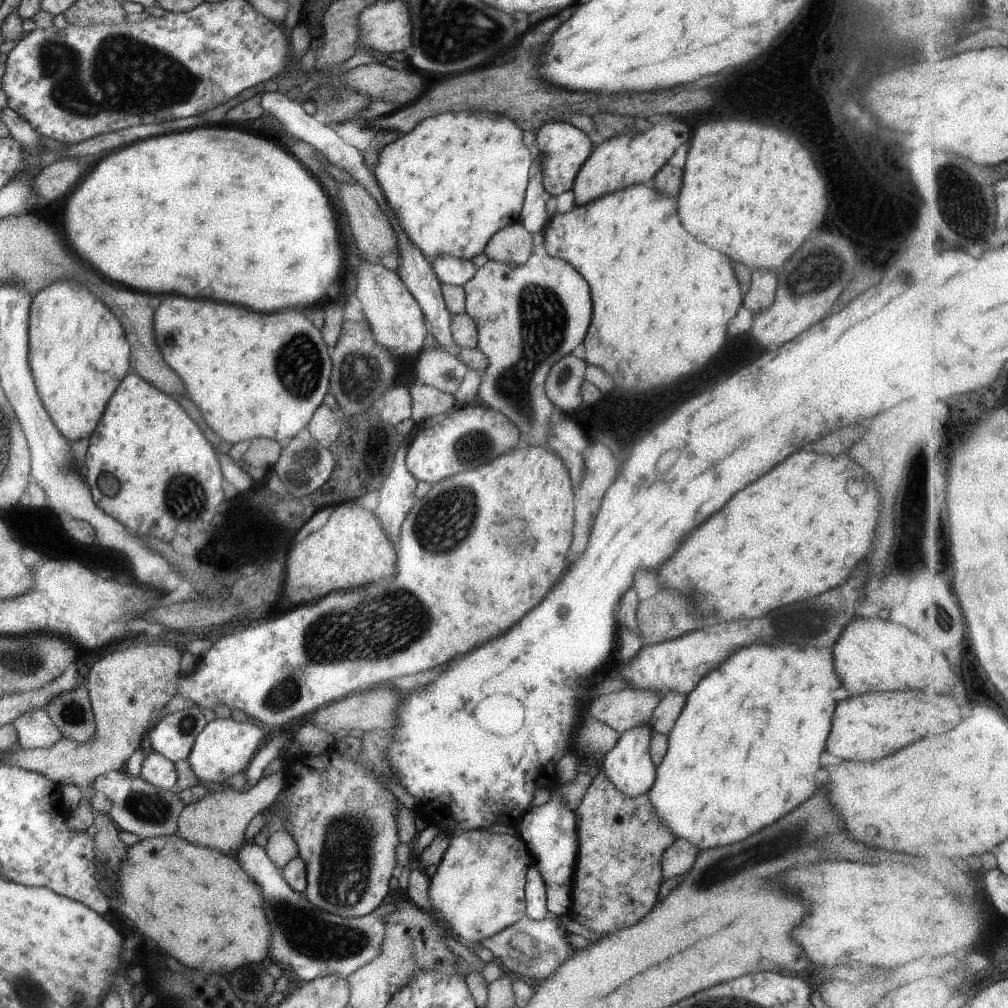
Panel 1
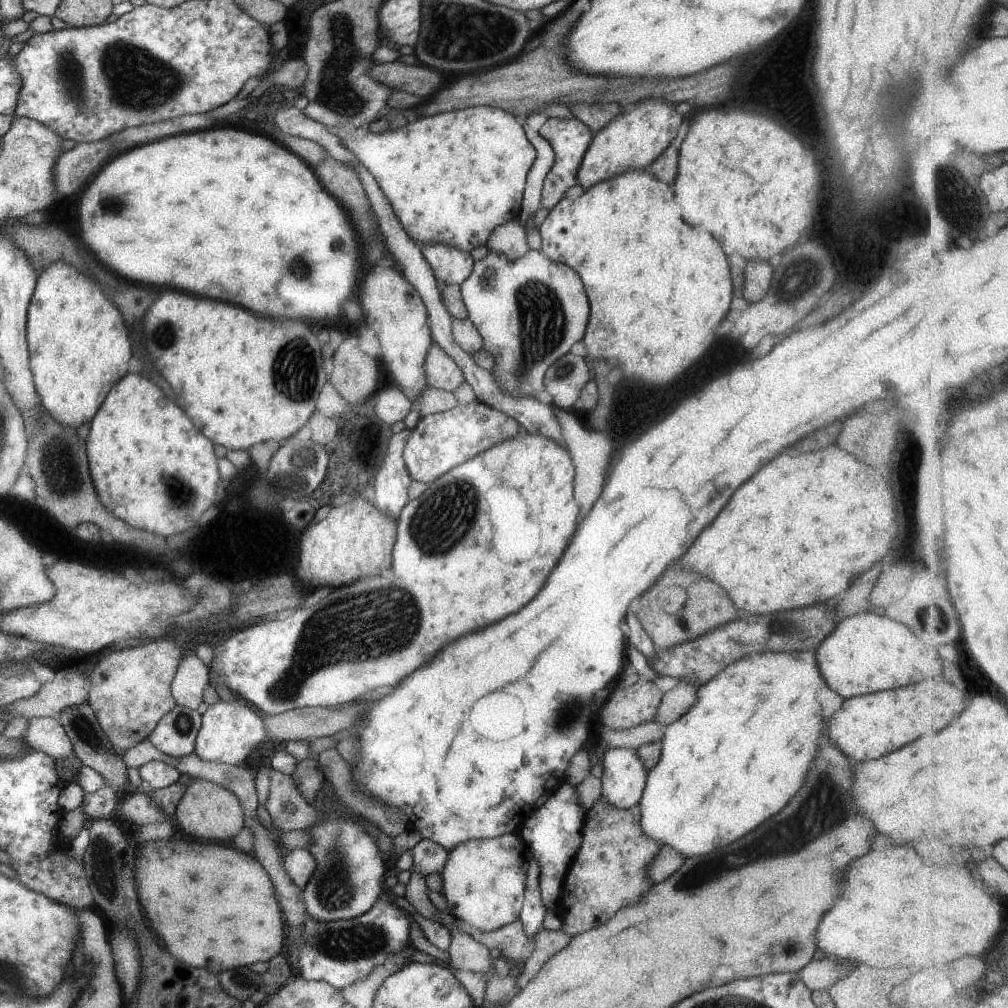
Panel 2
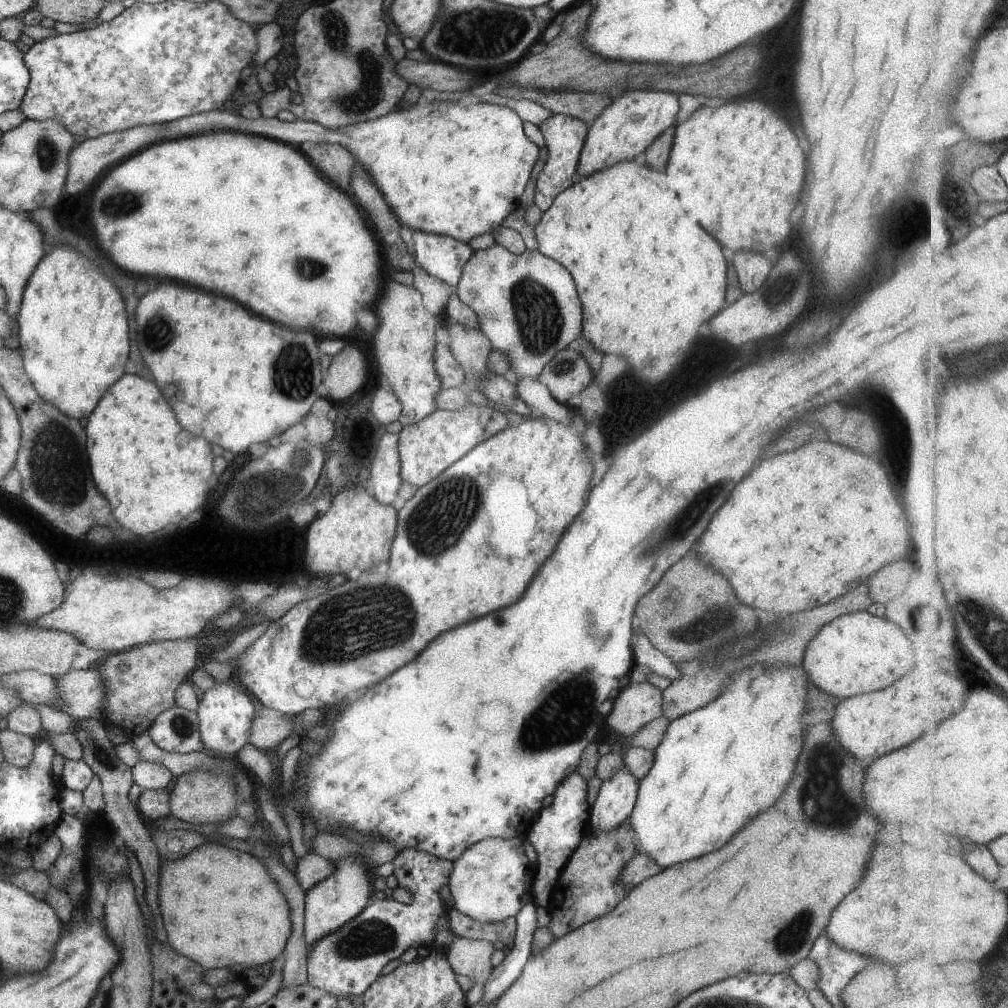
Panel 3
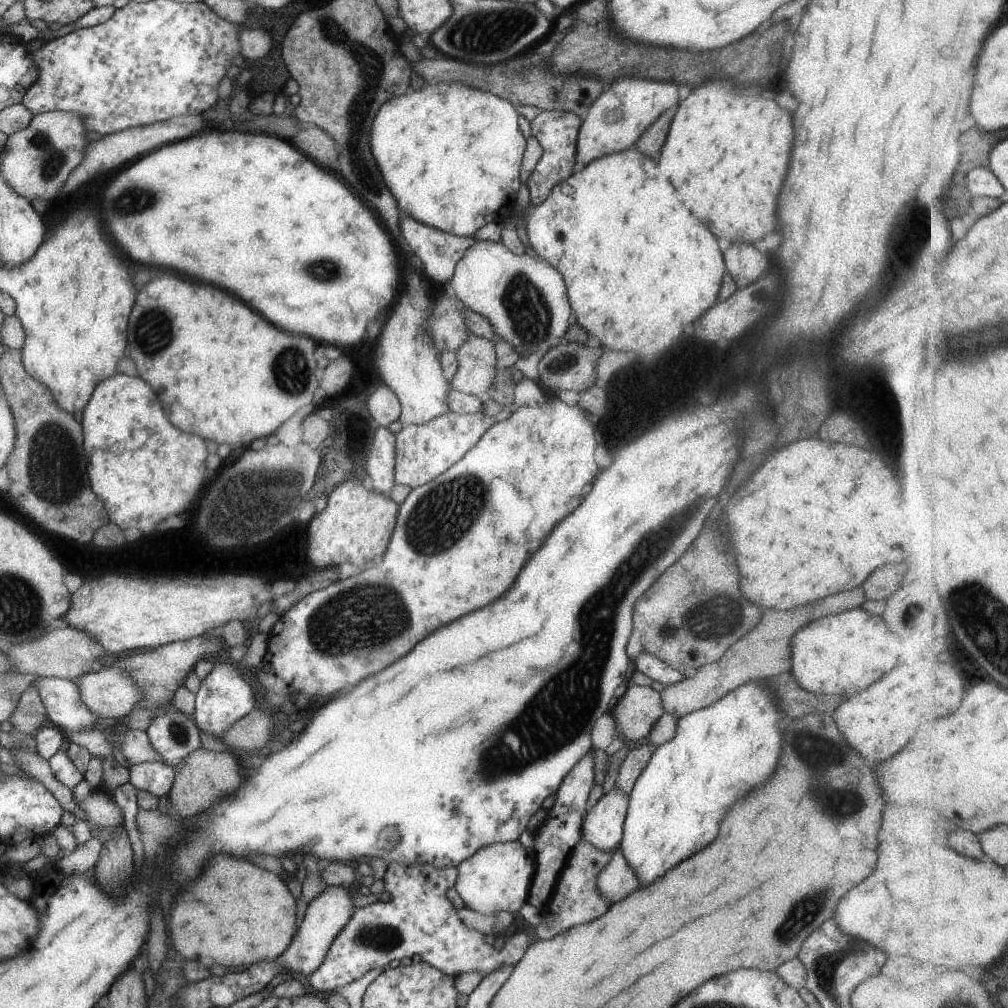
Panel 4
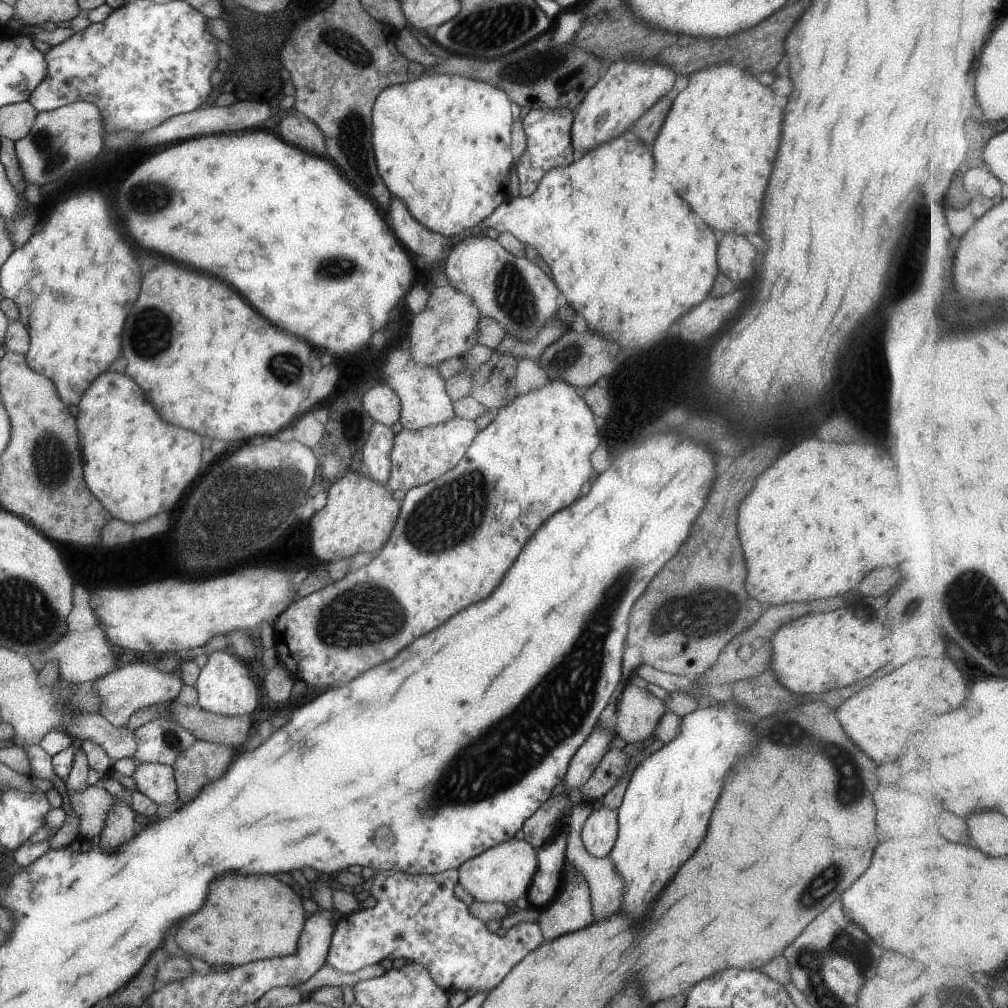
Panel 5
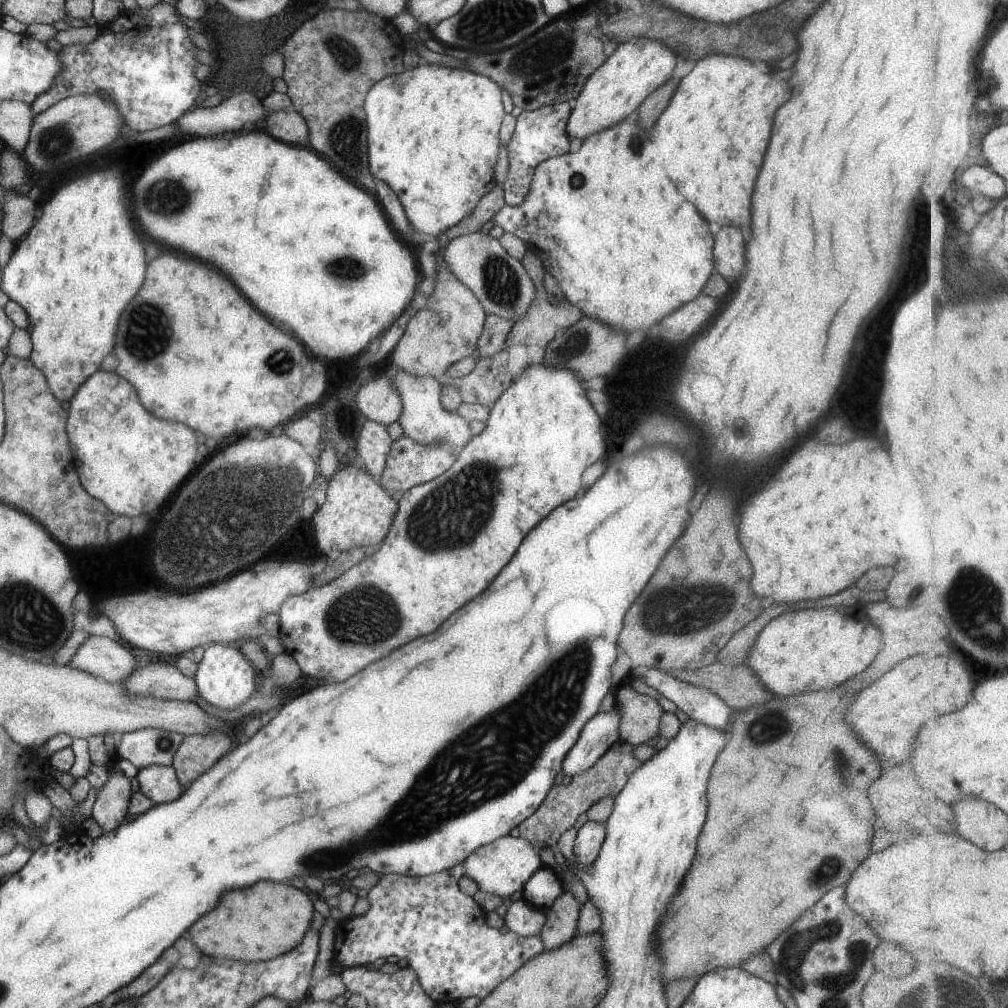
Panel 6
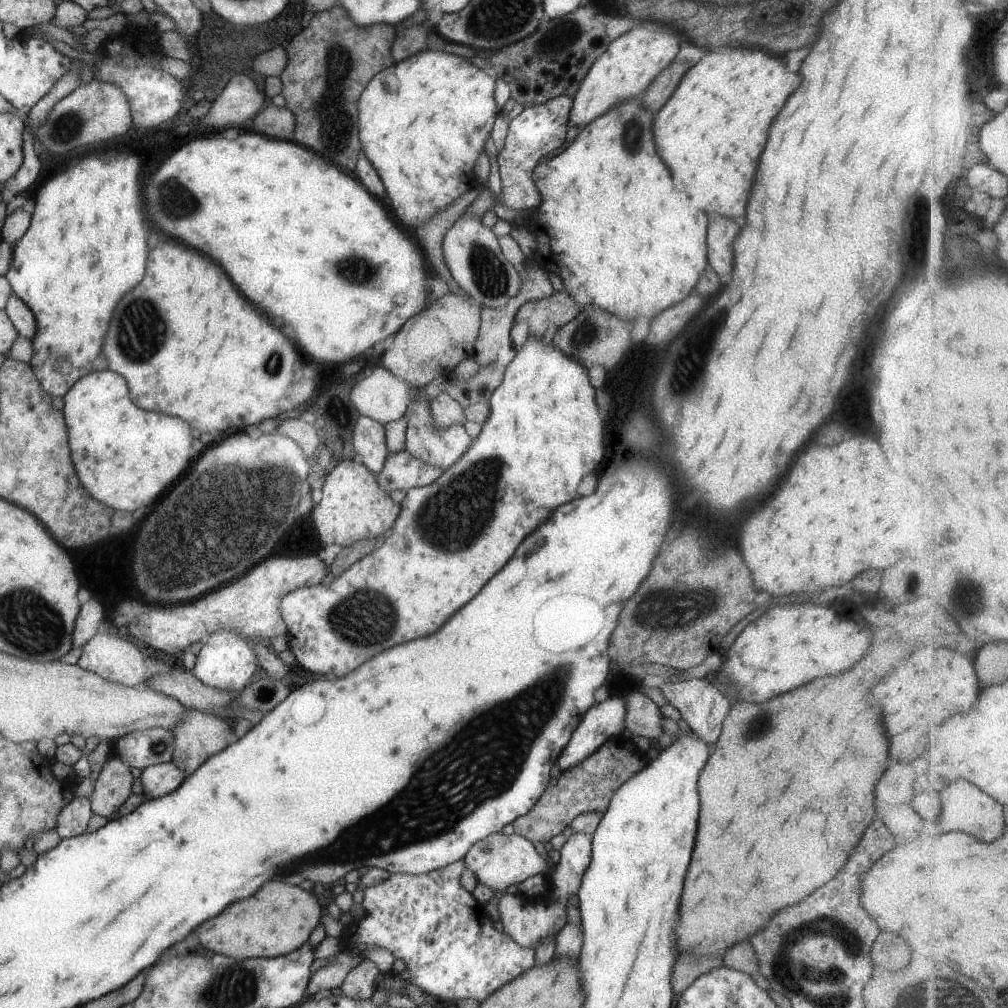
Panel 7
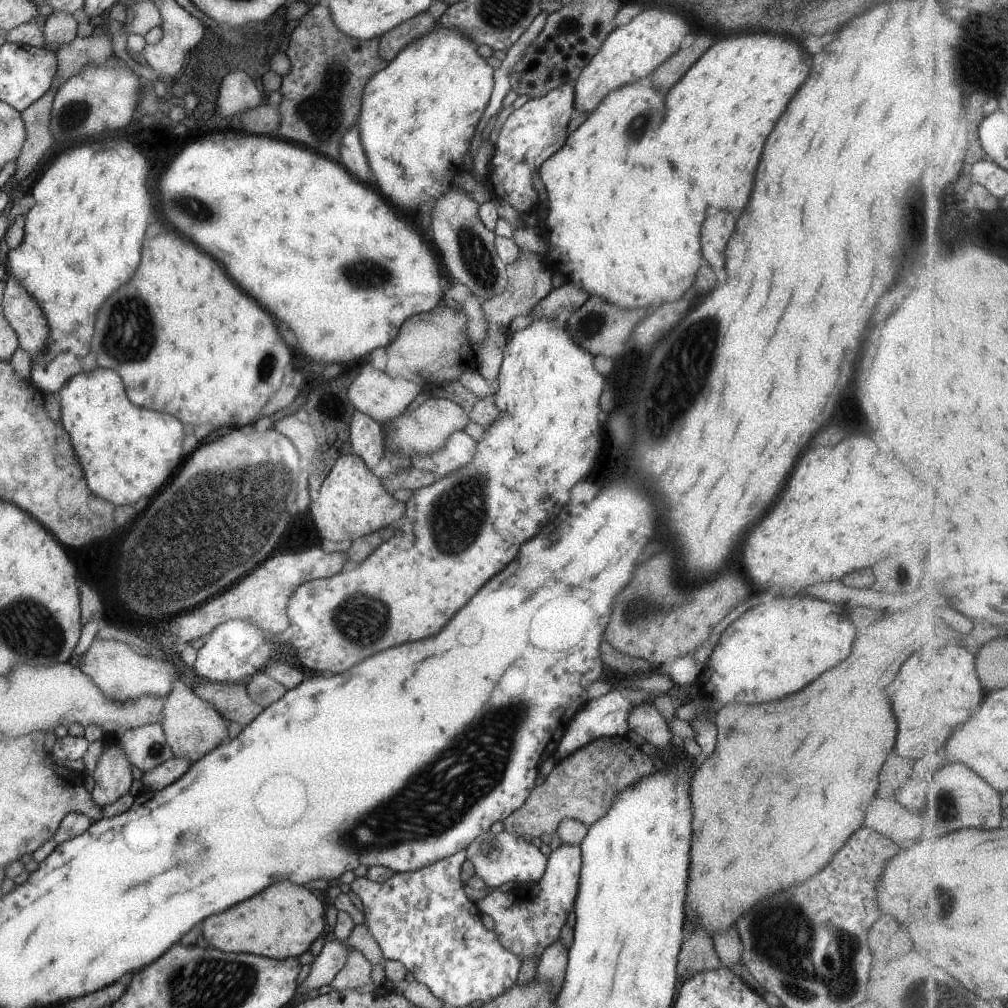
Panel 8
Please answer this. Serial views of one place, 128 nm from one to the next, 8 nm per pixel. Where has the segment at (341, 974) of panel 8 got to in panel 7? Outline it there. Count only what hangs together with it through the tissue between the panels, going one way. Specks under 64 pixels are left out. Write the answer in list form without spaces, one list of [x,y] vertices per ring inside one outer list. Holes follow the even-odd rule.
[[[362,958],[346,975],[339,987],[343,995],[350,999],[367,1000],[376,990],[375,977],[378,975],[378,968],[367,958]]]

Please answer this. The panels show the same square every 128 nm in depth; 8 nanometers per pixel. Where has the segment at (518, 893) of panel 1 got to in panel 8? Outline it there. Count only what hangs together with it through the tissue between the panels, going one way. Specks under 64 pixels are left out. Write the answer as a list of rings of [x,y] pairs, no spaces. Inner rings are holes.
[[[489,830],[474,838],[465,848],[466,859],[474,866],[474,874],[484,882],[485,886],[497,889],[504,882],[526,884],[537,882],[546,867],[546,857],[539,849],[523,837],[507,831],[491,833]]]

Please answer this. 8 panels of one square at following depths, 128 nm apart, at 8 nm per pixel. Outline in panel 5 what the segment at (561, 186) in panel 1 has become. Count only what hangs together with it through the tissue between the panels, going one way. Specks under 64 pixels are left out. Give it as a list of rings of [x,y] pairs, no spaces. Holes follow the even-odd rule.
[[[567,108],[530,109],[521,119],[525,134],[525,150],[519,156],[513,168],[517,172],[518,197],[527,197],[533,194],[541,176],[555,166],[567,166],[573,162],[576,153],[572,149],[569,130],[571,129],[573,112]]]

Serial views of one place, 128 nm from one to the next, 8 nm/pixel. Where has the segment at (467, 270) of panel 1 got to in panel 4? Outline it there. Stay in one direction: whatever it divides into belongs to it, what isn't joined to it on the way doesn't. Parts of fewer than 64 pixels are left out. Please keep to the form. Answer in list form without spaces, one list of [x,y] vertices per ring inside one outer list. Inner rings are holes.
[[[401,214],[399,221],[401,246],[405,252],[413,254],[421,260],[423,265],[423,272],[427,274],[433,283],[440,285],[447,285],[448,280],[452,277],[454,266],[457,261],[463,256],[466,248],[469,248],[475,238],[458,237],[442,230],[434,229],[433,227],[421,224],[414,221],[413,218]]]

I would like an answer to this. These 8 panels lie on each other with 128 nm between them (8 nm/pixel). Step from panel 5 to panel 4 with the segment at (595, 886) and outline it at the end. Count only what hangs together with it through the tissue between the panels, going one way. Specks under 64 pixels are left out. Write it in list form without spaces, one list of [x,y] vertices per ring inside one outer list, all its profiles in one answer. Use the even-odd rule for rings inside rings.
[[[617,849],[599,874],[596,874],[596,889],[611,904],[625,898],[629,892],[633,892],[639,886],[635,876],[623,853]]]

